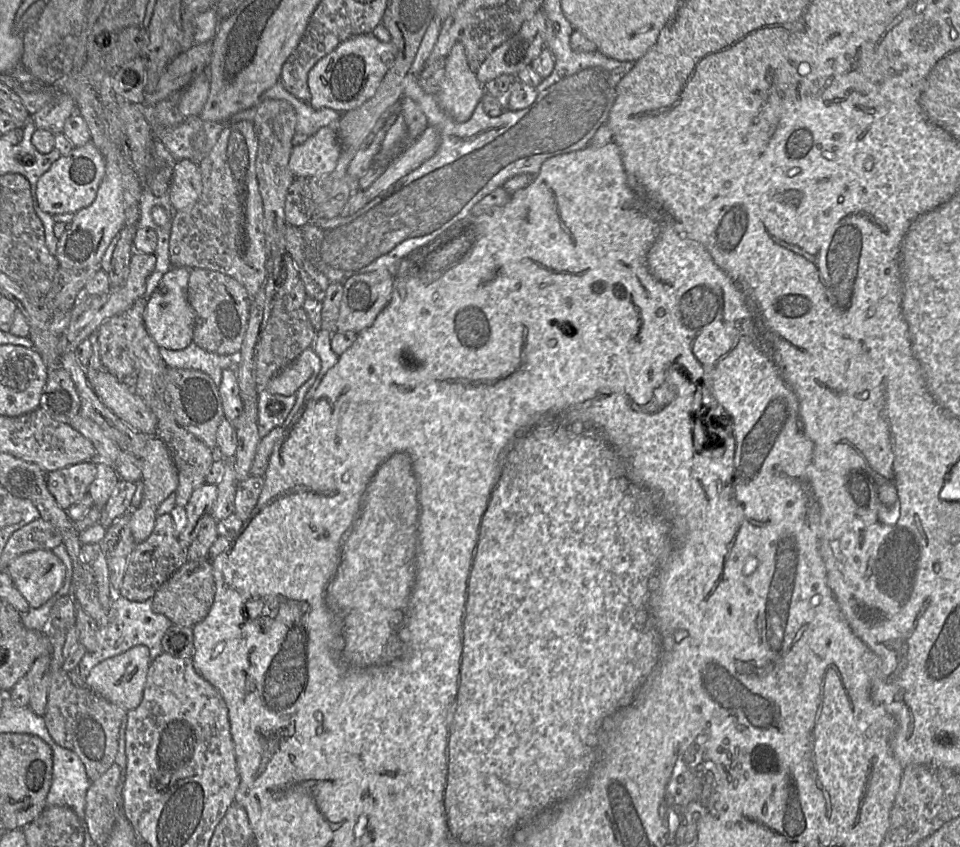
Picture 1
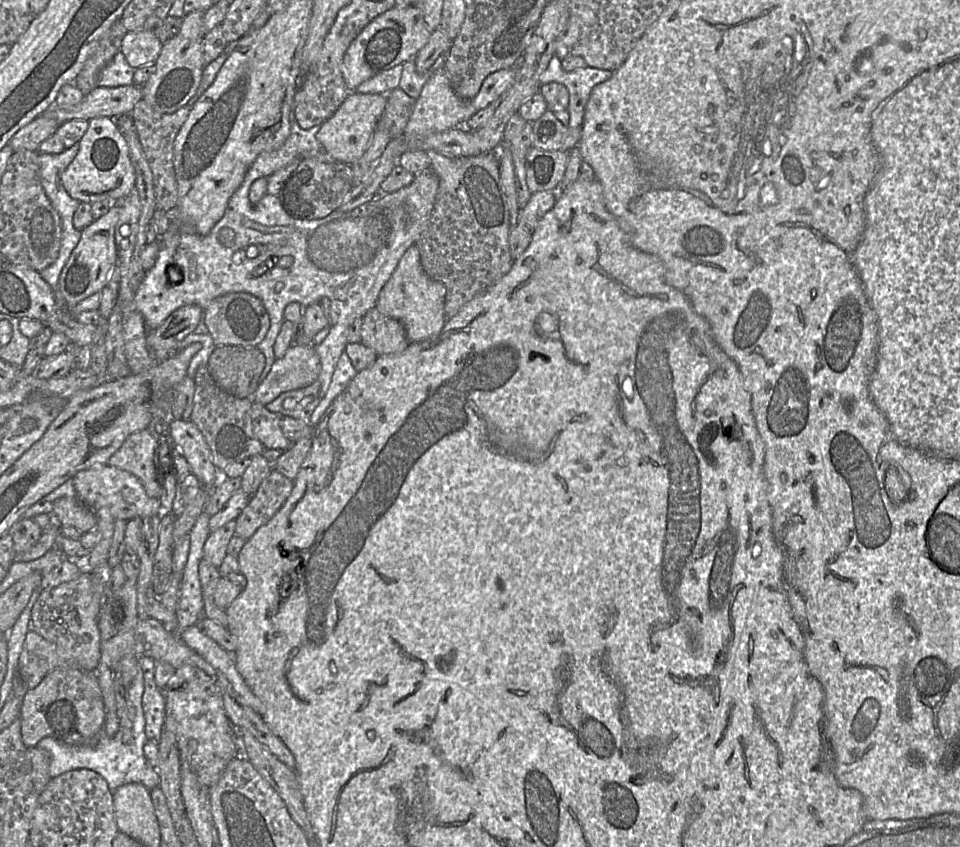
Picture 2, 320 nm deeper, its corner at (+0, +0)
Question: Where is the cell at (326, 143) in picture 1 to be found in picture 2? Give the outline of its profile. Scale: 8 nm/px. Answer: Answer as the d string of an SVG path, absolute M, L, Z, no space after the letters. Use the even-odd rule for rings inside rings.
M352 91L337 111L321 124L317 140L336 162L352 164L370 145L387 103L388 97L384 94Z

